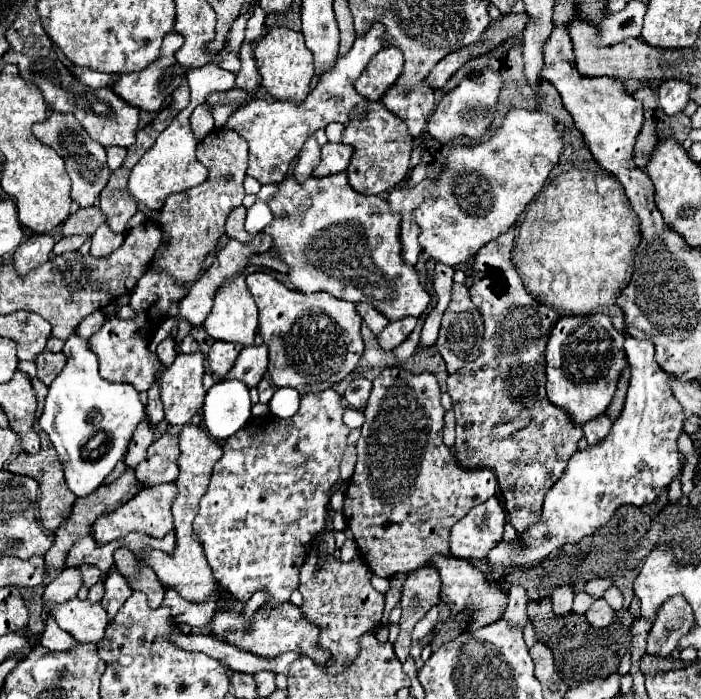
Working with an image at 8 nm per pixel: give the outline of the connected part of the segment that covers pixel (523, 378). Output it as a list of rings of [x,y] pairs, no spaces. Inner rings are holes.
[[[510,226],[474,256],[472,286],[468,292],[484,320],[484,342],[478,360],[466,362],[448,376],[448,394],[452,396],[456,414],[454,456],[458,464],[464,470],[488,468],[496,474],[508,522],[518,532],[524,532],[540,518],[546,490],[560,478],[584,434],[582,428],[574,426],[566,412],[552,406],[546,396],[544,348],[560,316],[524,290],[510,258],[514,228],[516,226]],[[522,412],[530,414],[528,426],[516,430],[504,442],[490,440],[492,424],[516,420]]]

